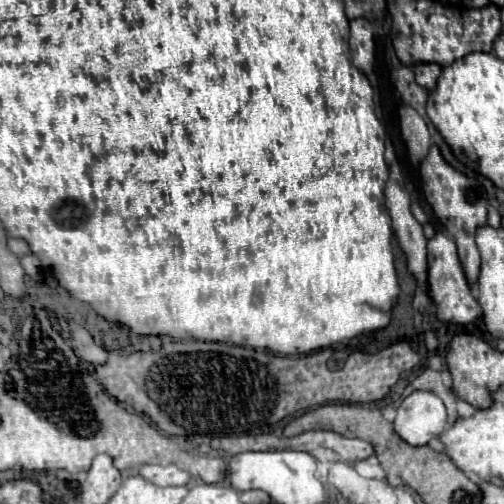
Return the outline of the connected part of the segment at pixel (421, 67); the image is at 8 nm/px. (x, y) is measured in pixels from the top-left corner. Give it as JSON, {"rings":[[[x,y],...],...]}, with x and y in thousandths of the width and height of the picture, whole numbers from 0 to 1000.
{"rings":[[[825,127],[821,131],[821,147],[825,147],[825,163],[845,175],[857,179],[873,155],[877,135],[869,127]]]}

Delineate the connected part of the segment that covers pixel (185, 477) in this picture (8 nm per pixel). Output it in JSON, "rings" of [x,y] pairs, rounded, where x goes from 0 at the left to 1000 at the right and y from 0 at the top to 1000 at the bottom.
{"rings":[[[290,921],[278,925],[274,940],[310,964],[365,964],[377,956],[377,940],[357,933],[349,921],[333,921],[333,925]]]}

